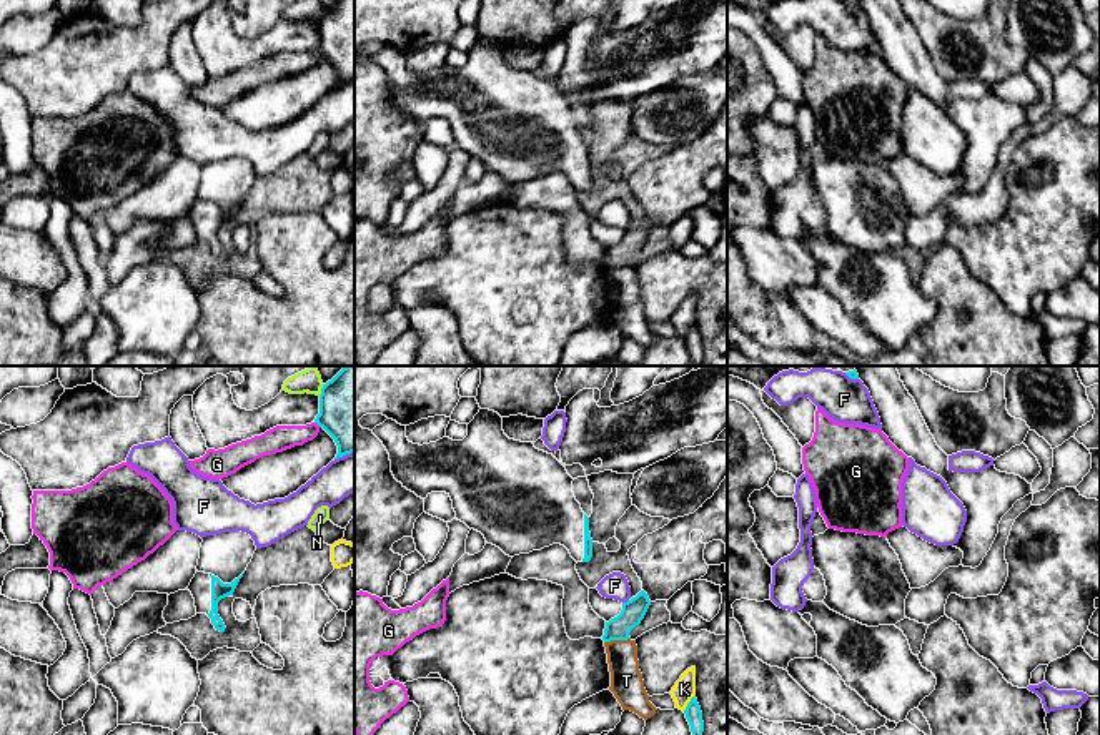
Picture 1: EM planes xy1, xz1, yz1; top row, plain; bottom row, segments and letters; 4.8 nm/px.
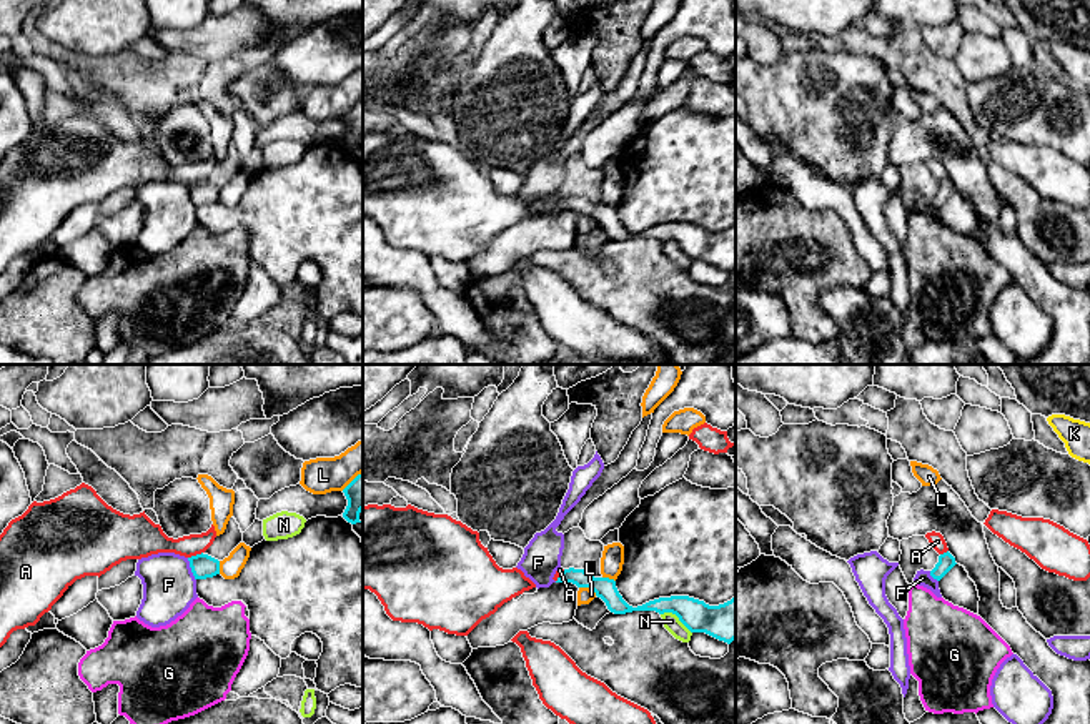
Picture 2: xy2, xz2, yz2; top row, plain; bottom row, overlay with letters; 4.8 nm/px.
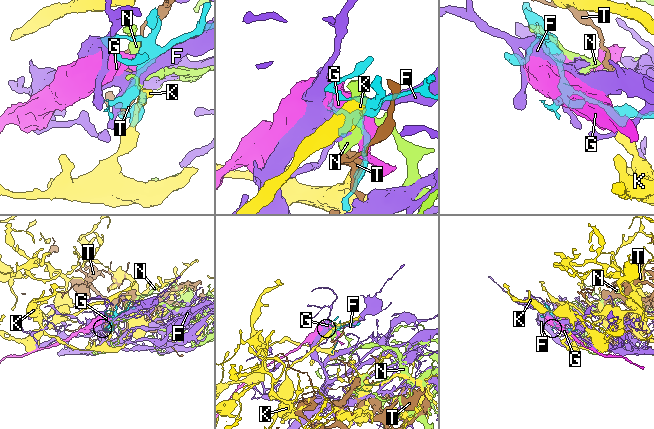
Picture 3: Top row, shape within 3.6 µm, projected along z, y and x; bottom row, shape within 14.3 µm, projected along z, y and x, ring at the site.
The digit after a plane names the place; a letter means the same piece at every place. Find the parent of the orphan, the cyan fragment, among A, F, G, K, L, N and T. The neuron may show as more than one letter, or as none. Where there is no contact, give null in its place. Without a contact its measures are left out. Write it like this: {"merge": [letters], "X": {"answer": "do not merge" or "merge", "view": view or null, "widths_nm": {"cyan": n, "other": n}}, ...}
{"merge": [], "A": {"answer": "do not merge", "view": "xy2", "widths_nm": {"cyan": 120, "other": 160}}, "F": {"answer": "do not merge", "view": "xy2", "widths_nm": {"cyan": 120, "other": 260}}, "G": {"answer": "do not merge", "view": "xy1", "widths_nm": {"cyan": 340, "other": 120}}, "K": {"answer": "do not merge", "view": "xz1", "widths_nm": {"cyan": 80, "other": 110}}, "L": {"answer": "do not merge", "view": "xz2", "widths_nm": {"cyan": 110, "other": 80}}, "N": {"answer": "do not merge", "view": "xz2", "widths_nm": {"cyan": 180, "other": 80}}, "T": {"answer": "do not merge", "view": "xz1", "widths_nm": {"cyan": 110, "other": 160}}}

